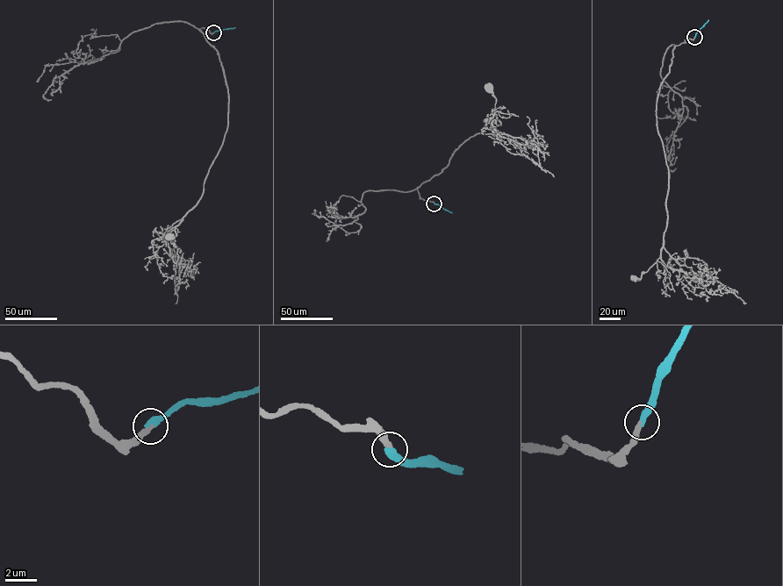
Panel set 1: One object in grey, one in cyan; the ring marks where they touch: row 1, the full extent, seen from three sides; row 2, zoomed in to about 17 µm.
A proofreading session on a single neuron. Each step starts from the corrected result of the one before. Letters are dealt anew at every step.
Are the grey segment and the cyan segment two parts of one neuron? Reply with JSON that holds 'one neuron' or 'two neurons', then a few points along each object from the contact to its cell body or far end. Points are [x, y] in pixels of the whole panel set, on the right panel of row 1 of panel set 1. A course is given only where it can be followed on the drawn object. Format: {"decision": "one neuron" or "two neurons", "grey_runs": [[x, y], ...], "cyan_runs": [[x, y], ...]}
{"decision": "one neuron", "grey_runs": [[694, 37], [675, 46], [660, 87], [657, 126], [669, 175], [667, 224], [659, 257], [634, 278]], "cyan_runs": [[694, 37], [708, 19]]}

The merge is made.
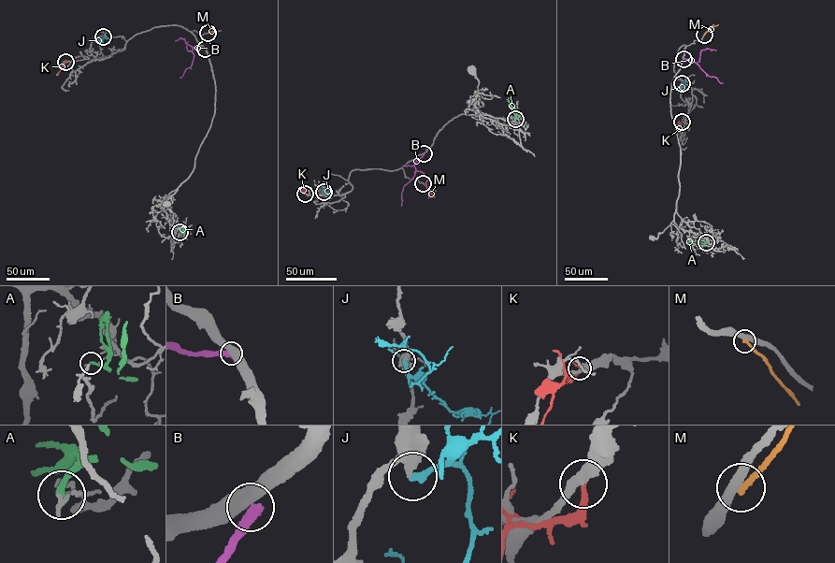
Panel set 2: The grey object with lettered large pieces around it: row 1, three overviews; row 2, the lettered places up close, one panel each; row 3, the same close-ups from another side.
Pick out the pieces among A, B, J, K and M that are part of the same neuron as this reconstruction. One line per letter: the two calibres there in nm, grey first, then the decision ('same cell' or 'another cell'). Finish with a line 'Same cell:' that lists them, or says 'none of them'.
A: 180/200 nm | another cell
B: 550/480 nm | another cell
J: 440/320 nm | another cell
K: 380/280 nm | another cell
M: 380/260 nm | another cell
Same cell: none of them

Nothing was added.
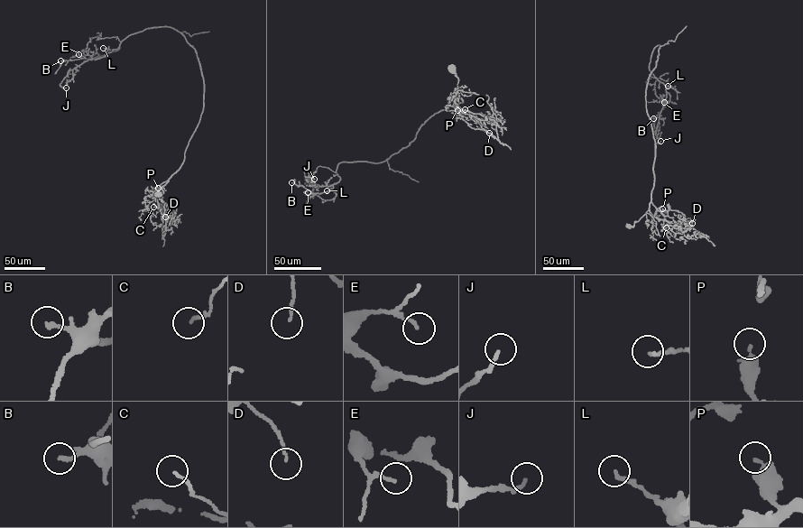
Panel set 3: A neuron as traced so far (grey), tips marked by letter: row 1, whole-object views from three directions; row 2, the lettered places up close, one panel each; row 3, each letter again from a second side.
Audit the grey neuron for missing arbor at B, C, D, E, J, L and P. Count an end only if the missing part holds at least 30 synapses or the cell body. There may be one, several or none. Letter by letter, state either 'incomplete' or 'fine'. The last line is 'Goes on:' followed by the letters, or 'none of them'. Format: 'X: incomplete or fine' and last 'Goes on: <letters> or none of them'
B: fine
C: fine
D: fine
E: fine
J: fine
L: fine
P: fine
Goes on: none of them

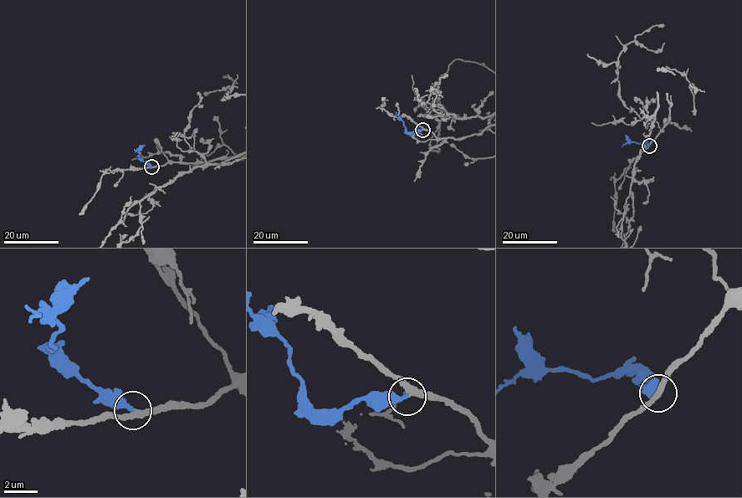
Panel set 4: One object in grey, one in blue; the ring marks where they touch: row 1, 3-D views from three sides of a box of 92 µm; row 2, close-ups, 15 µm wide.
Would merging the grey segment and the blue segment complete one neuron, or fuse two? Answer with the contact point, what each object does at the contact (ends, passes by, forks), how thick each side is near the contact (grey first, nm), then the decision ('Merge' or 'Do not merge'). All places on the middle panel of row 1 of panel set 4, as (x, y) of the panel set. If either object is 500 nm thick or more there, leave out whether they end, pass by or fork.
Place: (422, 130). At the ring grey passes by. At the ring blue ends. Thickness 320 nm (grey) against 360 nm. Merge

